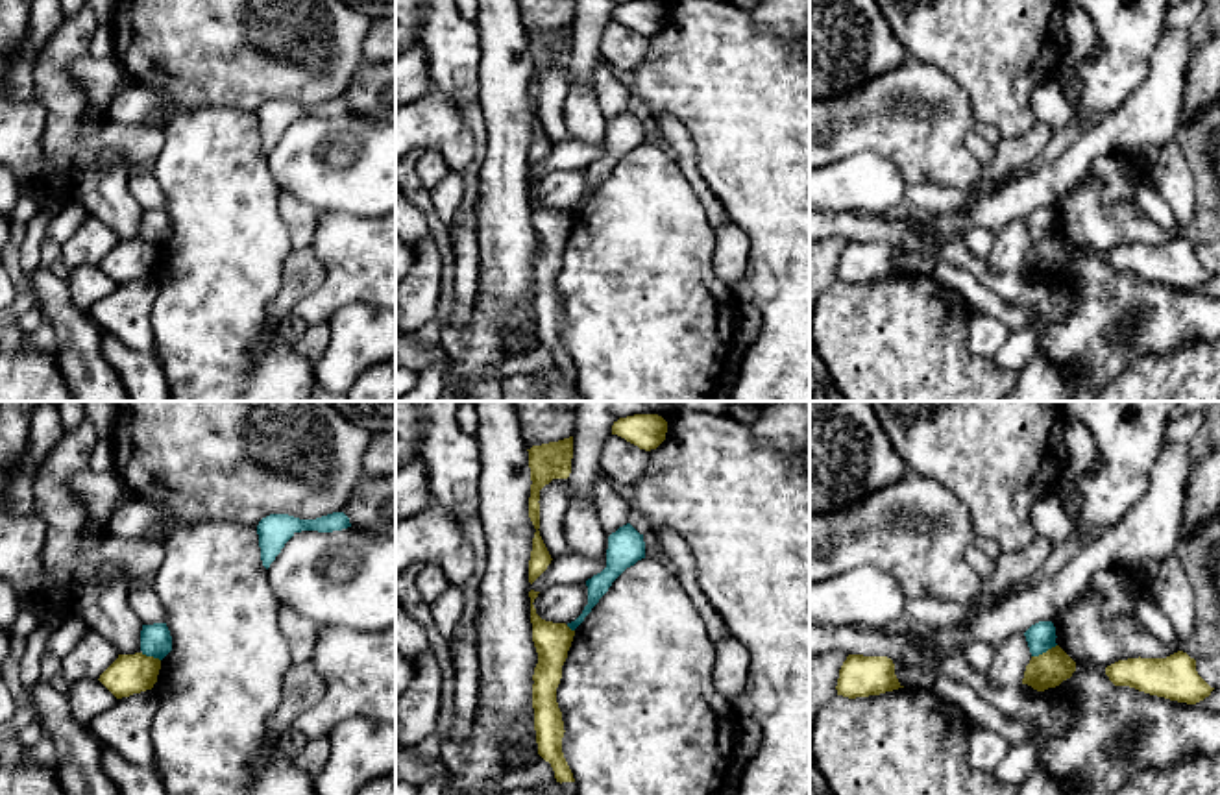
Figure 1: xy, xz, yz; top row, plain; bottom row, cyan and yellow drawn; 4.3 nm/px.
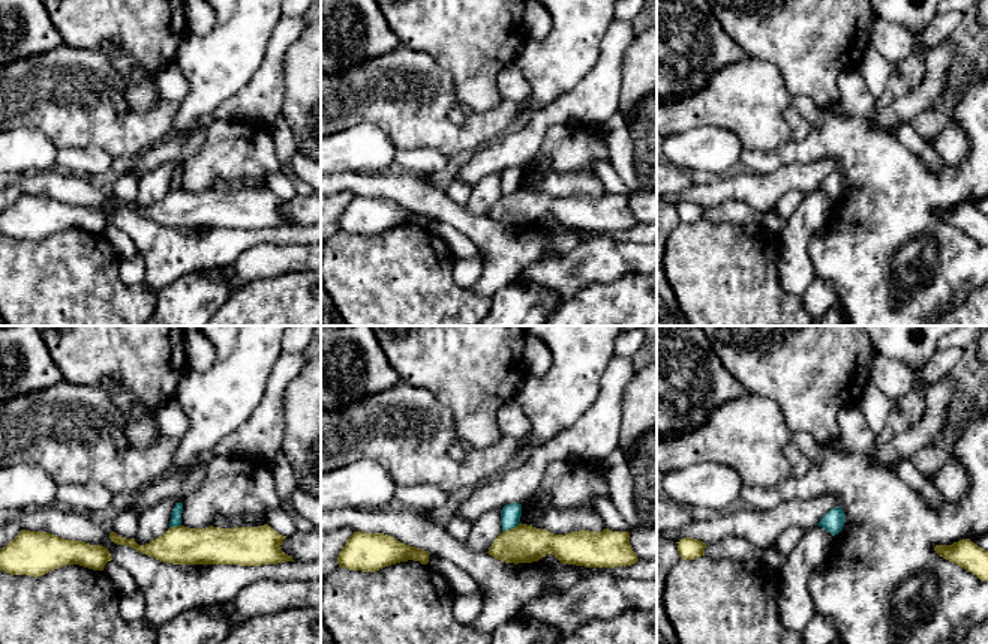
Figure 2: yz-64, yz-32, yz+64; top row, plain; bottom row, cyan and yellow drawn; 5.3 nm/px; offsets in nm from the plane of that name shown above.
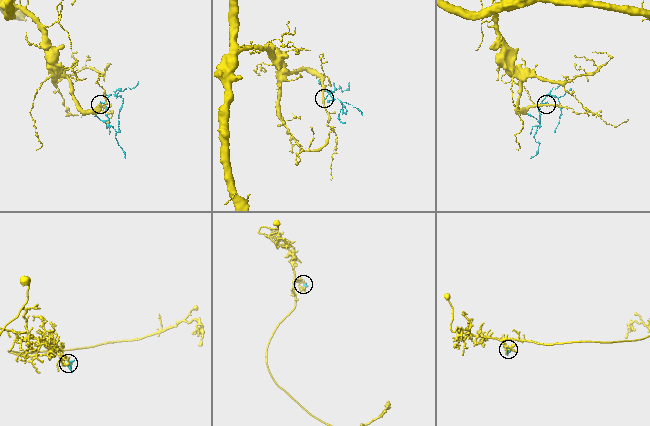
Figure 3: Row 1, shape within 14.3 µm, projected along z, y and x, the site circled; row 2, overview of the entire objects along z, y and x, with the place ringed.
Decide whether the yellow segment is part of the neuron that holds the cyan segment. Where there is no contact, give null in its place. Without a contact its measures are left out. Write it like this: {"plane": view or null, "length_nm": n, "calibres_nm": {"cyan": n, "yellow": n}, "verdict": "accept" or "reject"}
{"plane": "yz", "length_nm": 130, "calibres_nm": {"cyan": 130, "yellow": 160}, "verdict": "accept"}

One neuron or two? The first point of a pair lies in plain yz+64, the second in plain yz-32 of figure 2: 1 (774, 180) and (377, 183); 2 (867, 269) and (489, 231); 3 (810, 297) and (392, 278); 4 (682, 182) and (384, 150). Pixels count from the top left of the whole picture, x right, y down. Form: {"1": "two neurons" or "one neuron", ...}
{"1": "two neurons", "2": "two neurons", "3": "two neurons", "4": "two neurons"}

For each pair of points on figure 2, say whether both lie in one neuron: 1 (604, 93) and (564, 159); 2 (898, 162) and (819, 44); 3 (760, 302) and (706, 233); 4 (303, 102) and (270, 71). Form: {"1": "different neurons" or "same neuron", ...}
{"1": "different neurons", "2": "different neurons", "3": "same neuron", "4": "different neurons"}

